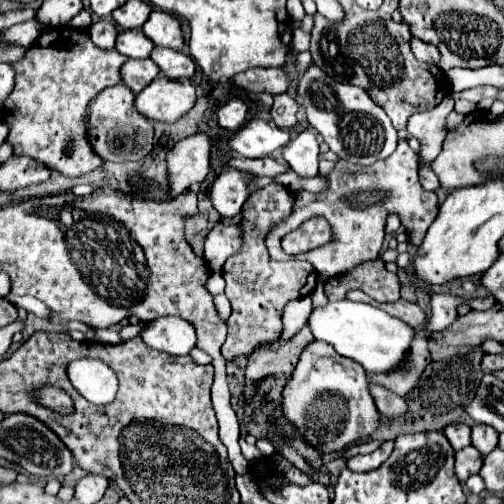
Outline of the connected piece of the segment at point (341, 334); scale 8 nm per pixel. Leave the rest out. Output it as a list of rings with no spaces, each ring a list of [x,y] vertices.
[[[335,301],[323,307],[313,307],[307,317],[307,325],[317,341],[329,343],[335,351],[347,359],[357,361],[365,371],[387,373],[393,367],[401,365],[407,355],[407,347],[415,335],[415,331],[397,317],[387,315],[385,311],[355,301]]]

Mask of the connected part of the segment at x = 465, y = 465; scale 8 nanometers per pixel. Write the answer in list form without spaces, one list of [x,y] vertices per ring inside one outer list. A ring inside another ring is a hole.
[[[469,445],[455,453],[455,475],[459,477],[461,483],[465,483],[469,475],[475,475],[481,469],[481,463],[483,463],[481,453],[473,445]]]

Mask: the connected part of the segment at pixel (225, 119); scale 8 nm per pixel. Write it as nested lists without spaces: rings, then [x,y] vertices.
[[[231,99],[217,111],[217,115],[219,115],[219,125],[233,133],[245,123],[247,105],[241,99]]]

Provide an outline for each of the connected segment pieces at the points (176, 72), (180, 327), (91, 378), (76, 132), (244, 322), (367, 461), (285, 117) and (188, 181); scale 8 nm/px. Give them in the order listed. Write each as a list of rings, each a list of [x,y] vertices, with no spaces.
[[[155,47],[151,53],[151,59],[159,65],[161,73],[169,79],[179,79],[179,77],[193,77],[197,67],[195,61],[175,49],[165,49],[165,47]]]
[[[159,317],[149,321],[139,335],[151,349],[177,357],[189,355],[189,351],[197,345],[197,333],[193,325],[181,317]]]
[[[75,359],[67,365],[67,375],[73,387],[95,405],[107,405],[117,395],[117,375],[99,359]]]
[[[47,27],[41,31],[39,39],[25,51],[25,55],[13,63],[15,67],[15,87],[3,103],[3,117],[11,131],[7,141],[13,145],[15,155],[27,155],[49,169],[55,169],[67,177],[85,175],[103,165],[103,159],[93,151],[87,139],[87,115],[89,103],[103,91],[121,81],[121,65],[127,61],[117,49],[99,49],[91,43],[87,29],[73,27]]]
[[[271,183],[255,191],[243,205],[243,249],[237,255],[231,255],[223,265],[223,279],[227,283],[225,295],[231,301],[233,313],[227,321],[229,333],[227,341],[221,347],[221,353],[227,361],[233,361],[237,355],[249,355],[259,343],[277,341],[283,331],[281,315],[285,305],[291,299],[301,299],[313,293],[317,285],[315,267],[307,261],[273,261],[265,247],[265,235],[271,225],[289,217],[293,207],[291,191],[281,183]]]
[[[385,441],[377,451],[373,451],[371,455],[355,455],[347,461],[347,467],[351,471],[357,473],[367,473],[373,471],[375,467],[381,467],[381,463],[385,463],[385,459],[391,455],[393,451],[393,441]]]
[[[289,93],[275,95],[271,115],[273,115],[273,121],[277,127],[291,129],[297,123],[297,117],[295,117],[297,115],[297,101]]]
[[[197,133],[181,139],[167,151],[169,195],[173,199],[185,191],[199,191],[199,185],[209,173],[209,147],[209,135]]]

